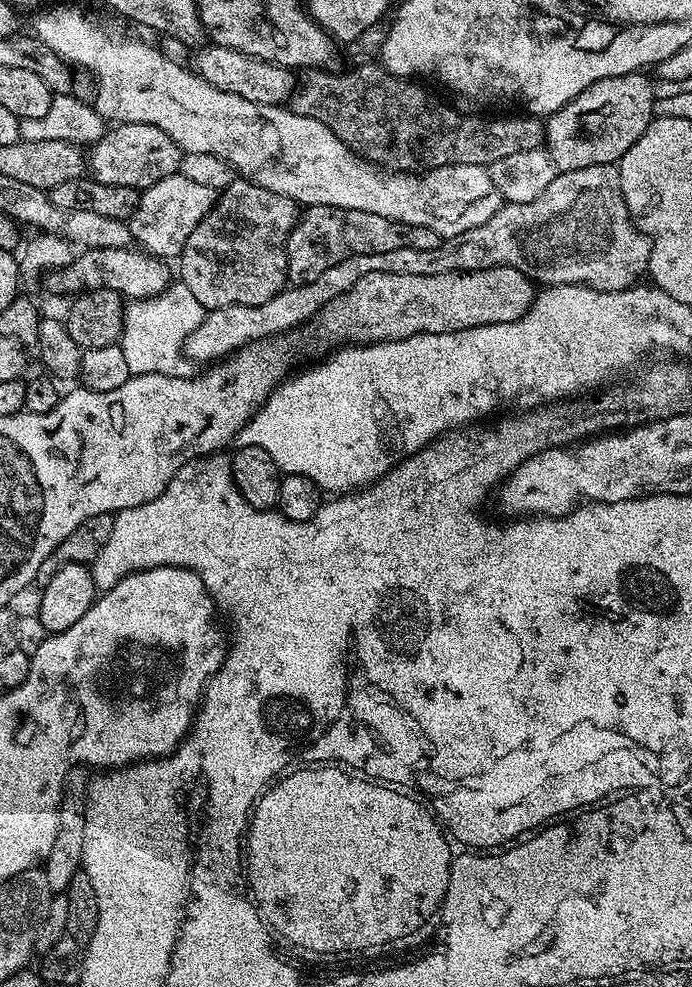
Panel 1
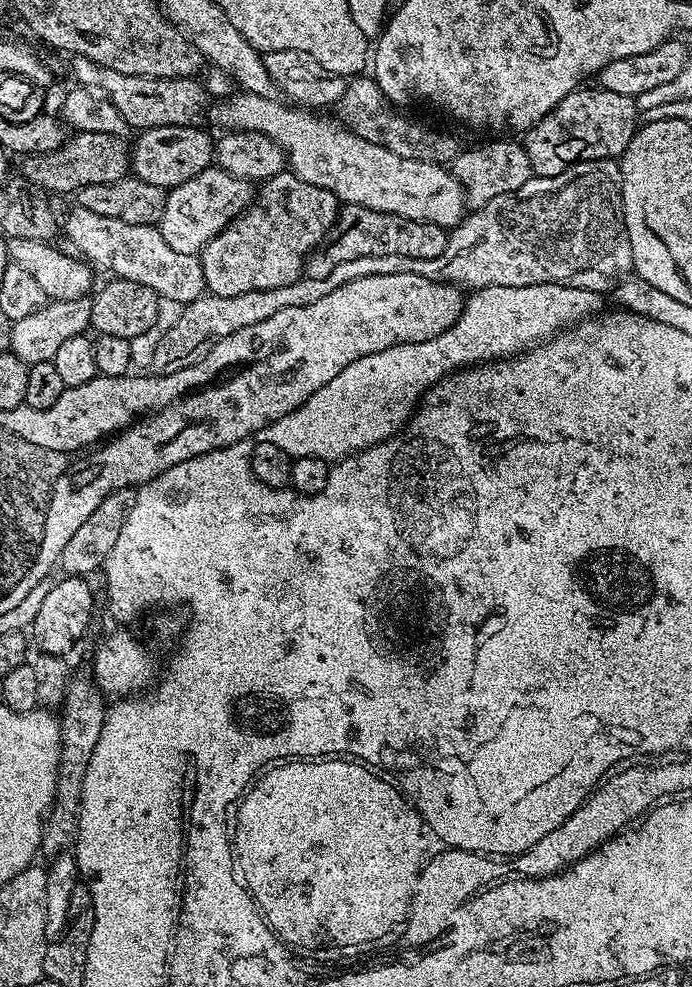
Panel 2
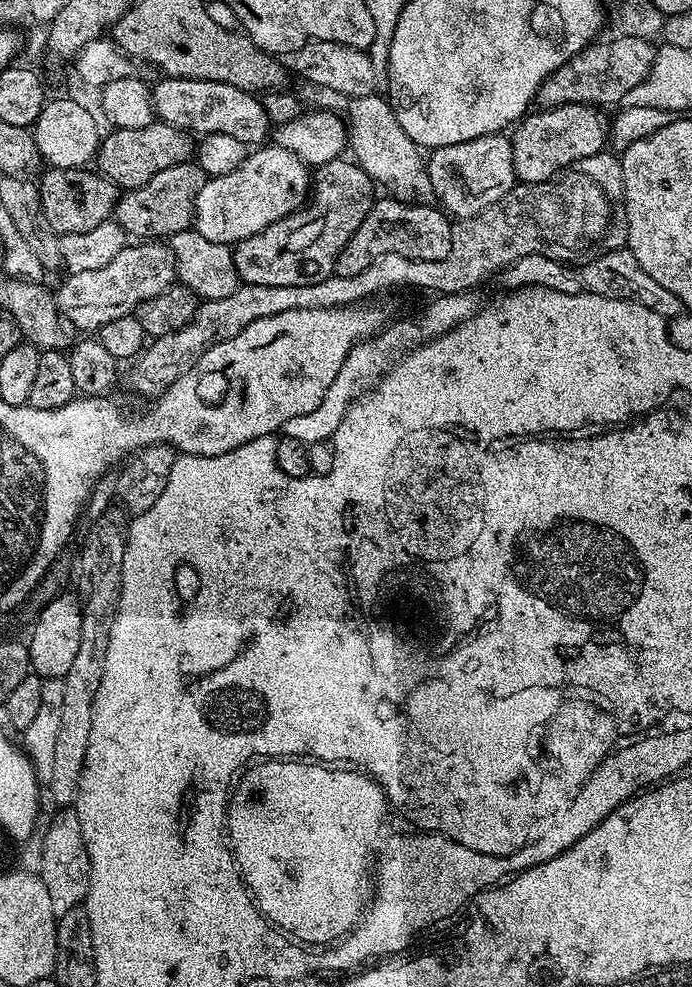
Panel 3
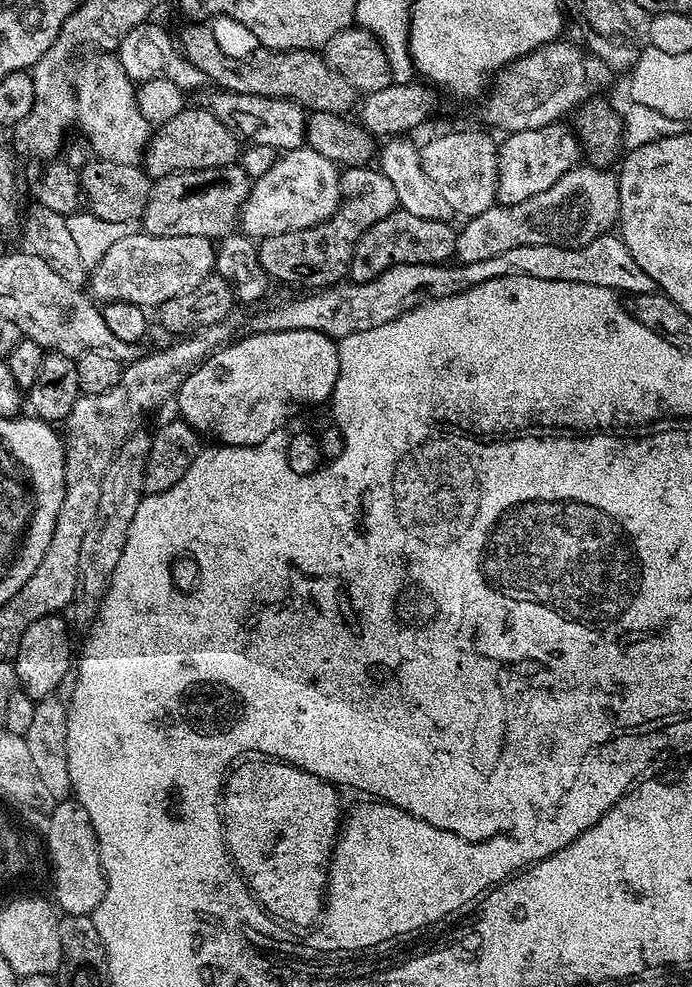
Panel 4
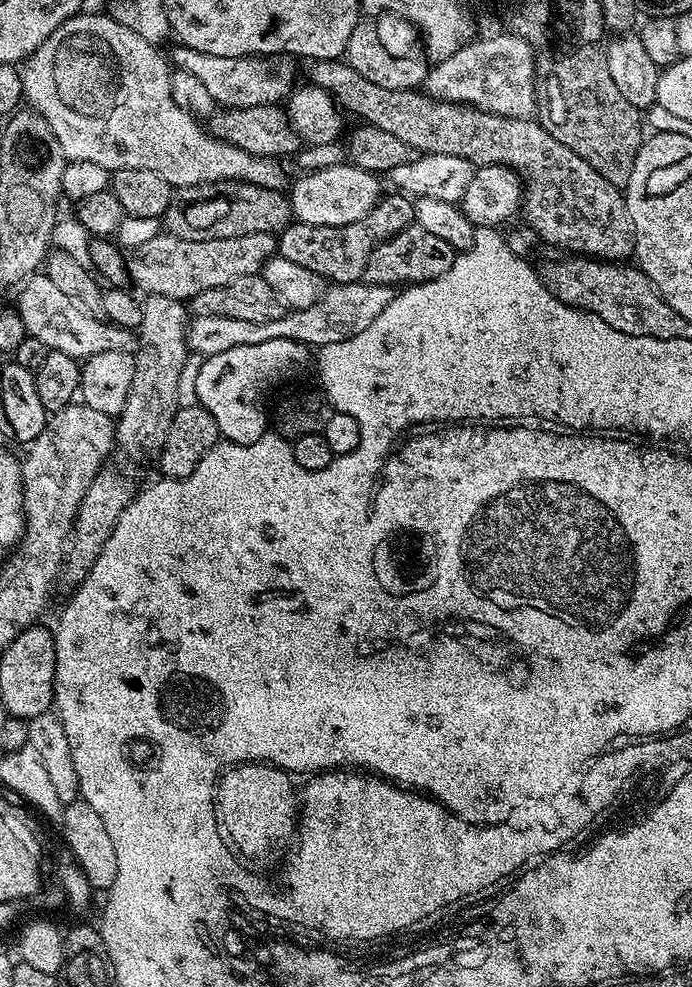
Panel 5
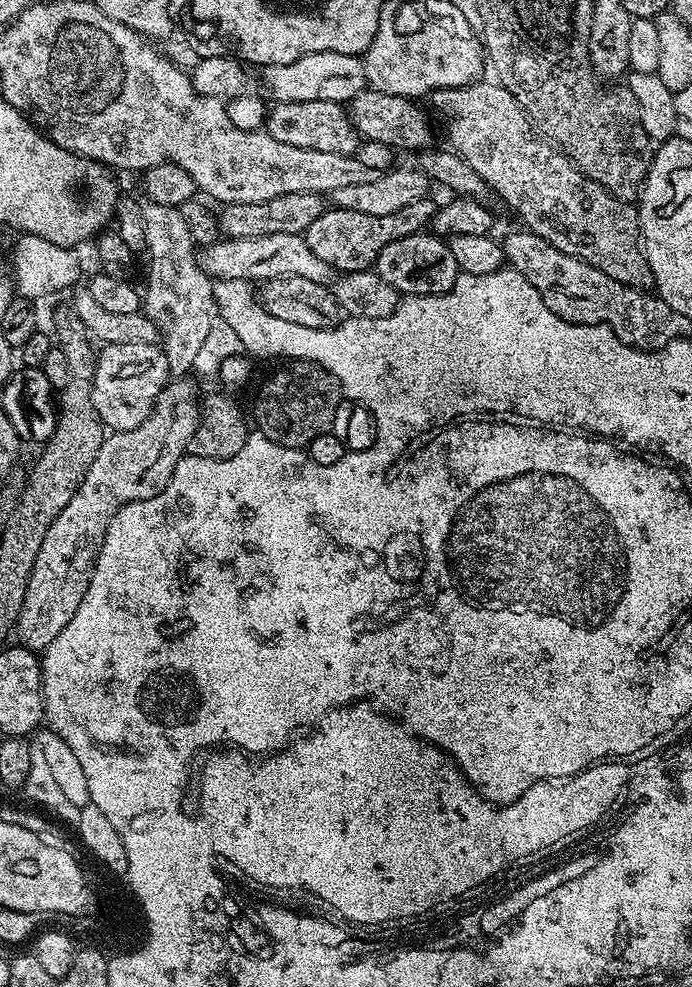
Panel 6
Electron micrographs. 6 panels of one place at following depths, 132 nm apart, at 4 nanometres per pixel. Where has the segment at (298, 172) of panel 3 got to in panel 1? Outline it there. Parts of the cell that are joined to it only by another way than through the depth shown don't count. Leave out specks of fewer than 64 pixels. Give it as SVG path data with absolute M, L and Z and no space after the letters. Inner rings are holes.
M182 175L167 176L154 186L143 189L136 201L136 208L130 217L132 239L149 256L159 258L179 257L186 238L202 222L202 218L216 203L217 193L210 186L201 186L190 182Z

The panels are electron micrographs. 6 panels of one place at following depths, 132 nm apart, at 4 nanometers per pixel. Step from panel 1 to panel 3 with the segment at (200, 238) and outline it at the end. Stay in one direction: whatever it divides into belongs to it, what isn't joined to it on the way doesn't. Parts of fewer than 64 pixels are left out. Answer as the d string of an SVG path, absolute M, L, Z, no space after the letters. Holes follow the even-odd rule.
M337 158L319 165L314 172L314 187L310 192L311 203L303 209L302 214L293 214L287 220L279 220L270 226L266 226L266 230L258 230L258 234L254 234L250 238L240 241L239 244L232 248L232 257L234 258L234 266L236 267L237 274L240 275L241 281L245 284L253 284L254 286L310 286L314 282L322 282L327 276L333 275L336 270L336 259L338 254L342 254L342 246L346 246L346 242L350 242L350 238L354 238L354 230L358 230L358 226L362 226L362 222L366 218L366 214L370 214L373 204L378 199L377 185L368 177L366 170L362 170L359 164L353 162L351 159L344 160L345 158Z

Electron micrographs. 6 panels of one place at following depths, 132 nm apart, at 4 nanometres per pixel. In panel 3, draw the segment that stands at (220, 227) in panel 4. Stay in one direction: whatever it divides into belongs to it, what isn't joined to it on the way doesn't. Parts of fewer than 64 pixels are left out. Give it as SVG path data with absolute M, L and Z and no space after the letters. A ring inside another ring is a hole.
M195 163L170 166L162 174L154 174L146 186L125 191L116 204L114 219L132 238L171 238L175 232L189 231L194 224L196 195L205 179Z

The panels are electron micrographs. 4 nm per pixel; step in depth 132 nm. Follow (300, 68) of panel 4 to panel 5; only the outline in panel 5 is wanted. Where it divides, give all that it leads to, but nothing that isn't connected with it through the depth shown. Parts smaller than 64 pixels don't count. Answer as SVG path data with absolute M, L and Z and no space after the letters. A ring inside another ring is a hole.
M343 59L338 60L313 60L310 68L312 68L311 83L317 88L326 90L332 95L333 100L340 105L345 113L353 112L359 119L366 124L378 126L378 130L386 130L390 134L395 134L400 141L406 142L406 146L412 148L416 154L454 154L458 158L466 158L472 165L479 166L481 164L501 164L513 170L519 175L522 184L522 216L528 219L528 224L545 240L548 244L553 244L556 248L565 248L565 253L579 254L589 258L595 258L605 262L624 262L624 260L633 255L634 245L632 243L632 223L628 217L628 207L624 201L624 192L619 187L610 182L606 182L606 178L602 178L602 174L598 174L598 170L594 170L594 166L590 166L590 162L586 162L582 158L578 158L578 154L574 154L574 150L570 150L570 146L562 146L562 142L558 142L558 138L554 138L548 133L548 129L542 127L539 119L536 118L510 118L509 116L499 116L493 112L487 112L481 108L472 108L469 104L451 104L449 100L433 100L431 96L420 90L403 88L402 90L390 90L386 86L378 86L375 82L370 82L370 78L362 78L362 74L358 74L358 70L354 70L354 66L350 66Z

